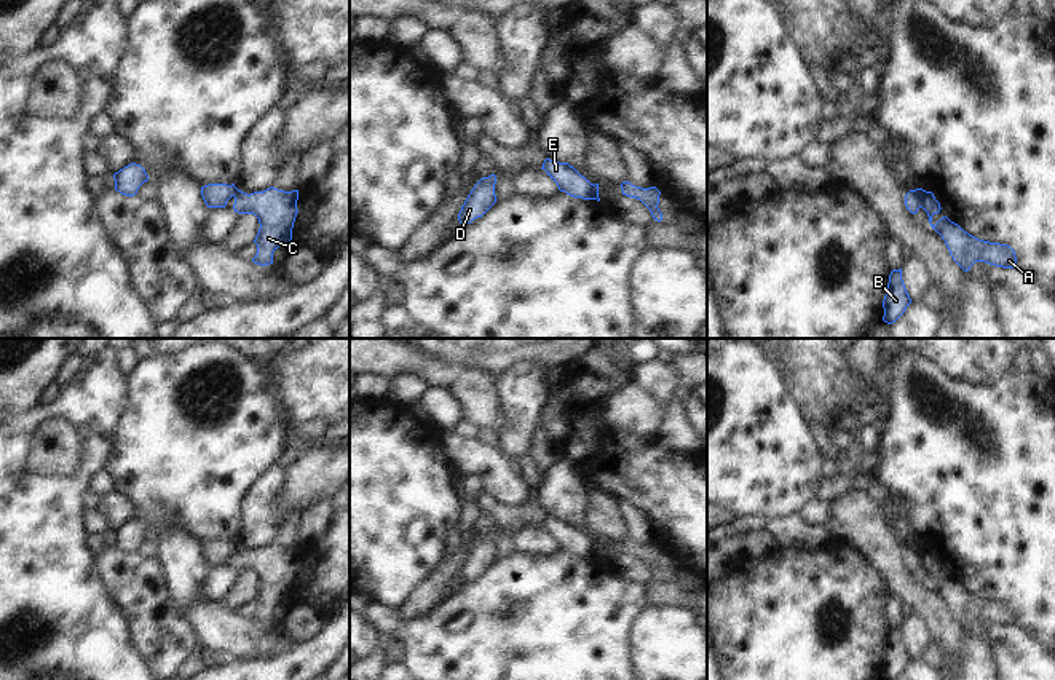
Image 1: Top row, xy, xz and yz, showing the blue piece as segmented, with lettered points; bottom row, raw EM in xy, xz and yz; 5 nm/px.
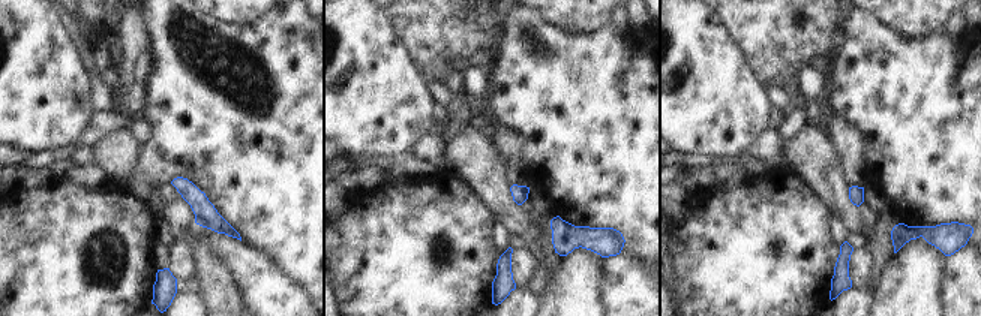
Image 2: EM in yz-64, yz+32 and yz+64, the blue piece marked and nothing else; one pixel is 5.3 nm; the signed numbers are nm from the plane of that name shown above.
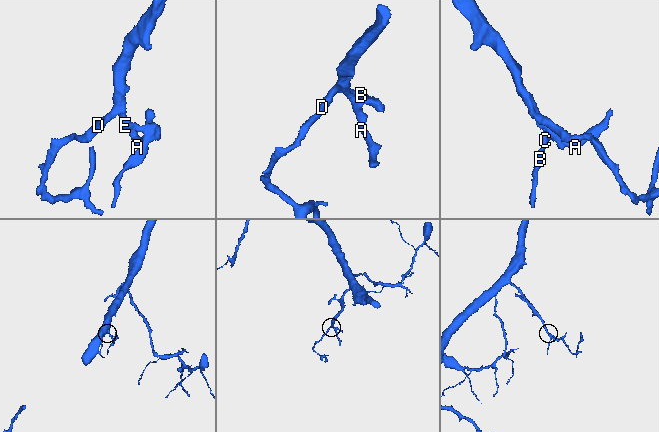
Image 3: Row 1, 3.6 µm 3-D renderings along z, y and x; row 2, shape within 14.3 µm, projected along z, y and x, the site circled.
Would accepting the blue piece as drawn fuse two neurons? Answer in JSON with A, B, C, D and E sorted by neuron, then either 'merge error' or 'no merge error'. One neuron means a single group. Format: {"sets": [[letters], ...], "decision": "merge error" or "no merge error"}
{"sets": [["A", "D", "E"], ["B", "C"]], "decision": "merge error"}

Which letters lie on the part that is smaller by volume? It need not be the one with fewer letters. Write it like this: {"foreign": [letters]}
{"foreign": ["B", "C"]}

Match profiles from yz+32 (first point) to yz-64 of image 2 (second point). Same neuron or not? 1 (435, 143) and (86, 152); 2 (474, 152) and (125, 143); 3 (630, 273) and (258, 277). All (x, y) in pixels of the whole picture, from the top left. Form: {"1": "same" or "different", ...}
{"1": "same", "2": "same", "3": "same"}

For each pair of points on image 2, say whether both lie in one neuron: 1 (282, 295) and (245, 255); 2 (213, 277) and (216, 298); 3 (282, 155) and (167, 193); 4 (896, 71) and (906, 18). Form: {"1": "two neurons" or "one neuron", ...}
{"1": "one neuron", "2": "one neuron", "3": "two neurons", "4": "two neurons"}

